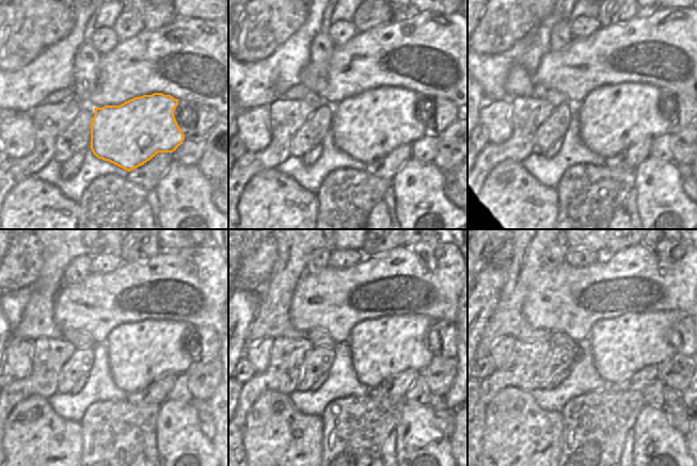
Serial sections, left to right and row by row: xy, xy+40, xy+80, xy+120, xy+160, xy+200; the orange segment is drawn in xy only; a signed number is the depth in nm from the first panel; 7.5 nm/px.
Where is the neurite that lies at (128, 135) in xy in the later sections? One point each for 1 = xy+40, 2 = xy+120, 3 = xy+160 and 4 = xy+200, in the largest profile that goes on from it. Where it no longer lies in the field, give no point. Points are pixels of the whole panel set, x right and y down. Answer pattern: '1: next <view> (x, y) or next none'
1: next xy+40 (368, 126)
2: next xy+120 (138, 353)
3: next xy+160 (380, 348)
4: next xy+200 (622, 346)

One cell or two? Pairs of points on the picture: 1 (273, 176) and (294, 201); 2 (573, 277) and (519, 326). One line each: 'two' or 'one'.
1: one
2: two

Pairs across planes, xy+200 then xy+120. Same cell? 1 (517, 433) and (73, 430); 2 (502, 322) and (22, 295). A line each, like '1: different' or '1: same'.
1: same
2: different

